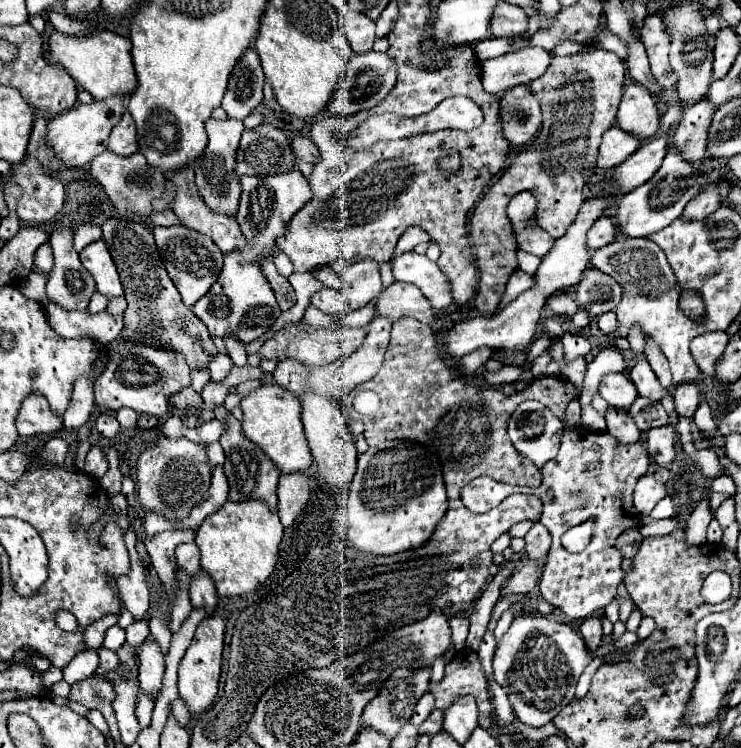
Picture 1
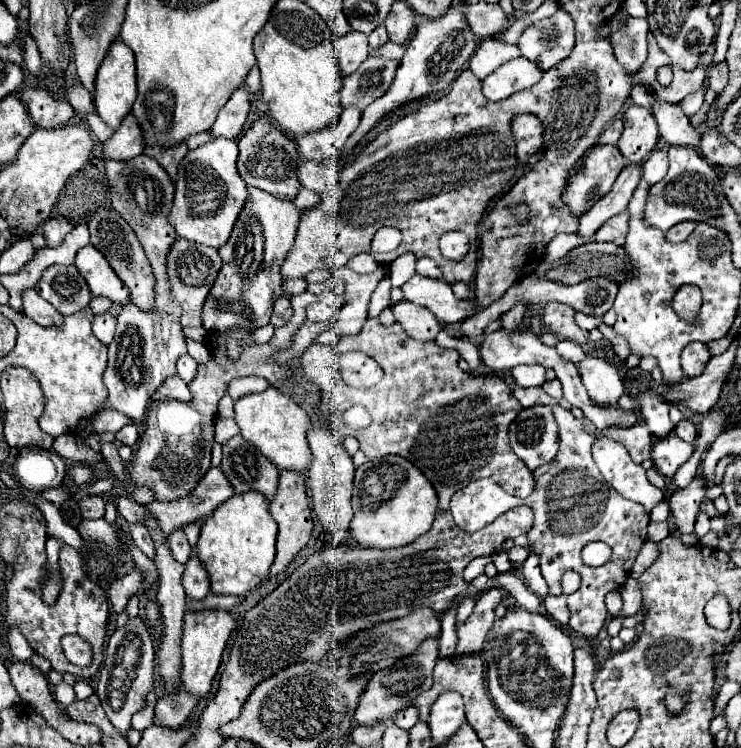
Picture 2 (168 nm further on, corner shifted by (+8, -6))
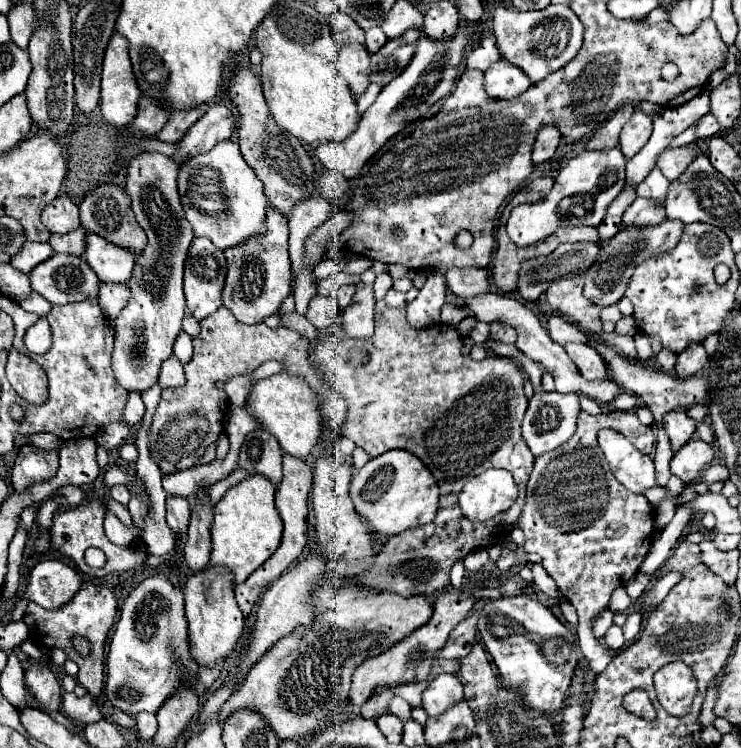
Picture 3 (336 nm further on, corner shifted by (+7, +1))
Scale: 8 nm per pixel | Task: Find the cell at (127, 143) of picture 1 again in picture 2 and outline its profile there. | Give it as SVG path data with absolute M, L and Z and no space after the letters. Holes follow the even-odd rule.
M128 114L122 126L114 132L114 136L104 142L104 154L110 160L130 160L142 154L142 150L144 150L142 130L138 128L134 114Z

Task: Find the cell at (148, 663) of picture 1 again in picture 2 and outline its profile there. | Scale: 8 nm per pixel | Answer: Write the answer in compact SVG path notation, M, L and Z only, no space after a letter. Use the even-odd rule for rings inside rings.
M150 692L150 694L146 696L146 708L140 710L140 712L136 712L136 714L132 716L132 724L130 724L132 730L142 732L142 730L146 730L146 728L152 724L152 718L154 718L154 704L156 704L156 694Z

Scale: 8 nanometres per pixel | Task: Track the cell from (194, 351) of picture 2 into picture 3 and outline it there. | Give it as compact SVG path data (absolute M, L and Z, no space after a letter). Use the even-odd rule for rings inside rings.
M187 309L187 313L185 313L185 317L183 317L183 331L189 335L189 337L199 337L199 323L195 321L195 317L191 317L191 313L189 313L189 309Z

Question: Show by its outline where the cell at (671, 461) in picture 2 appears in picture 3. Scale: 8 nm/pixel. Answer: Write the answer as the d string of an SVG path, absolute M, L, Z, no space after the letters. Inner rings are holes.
M689 439L671 459L671 473L677 475L683 483L691 483L695 479L699 479L699 471L703 471L709 463L713 461L713 449L709 443L701 441L701 439Z

